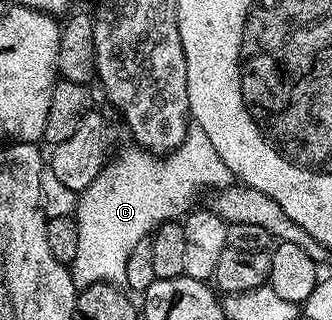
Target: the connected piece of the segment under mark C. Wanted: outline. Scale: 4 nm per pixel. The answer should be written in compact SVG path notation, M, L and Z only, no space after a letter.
M193 127L185 141L172 153L154 155L140 147L110 160L100 175L80 190L75 220L79 227L79 248L71 266L78 290L88 285L125 285L127 259L131 247L146 240L165 221L184 218L194 208L200 189L220 191L234 184L233 172L211 147L211 139L202 129Z

